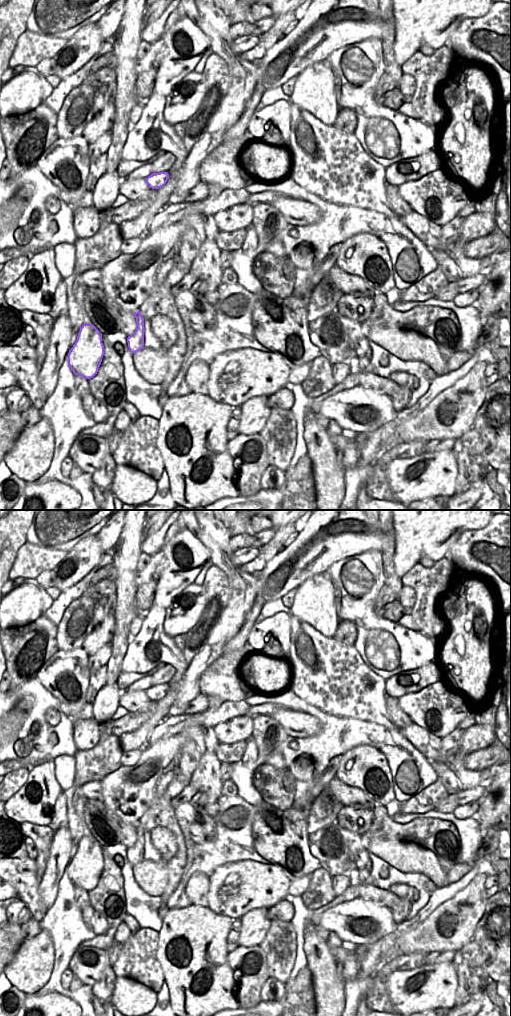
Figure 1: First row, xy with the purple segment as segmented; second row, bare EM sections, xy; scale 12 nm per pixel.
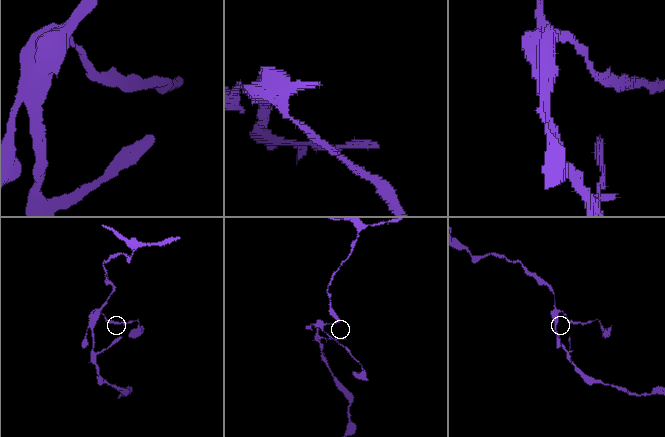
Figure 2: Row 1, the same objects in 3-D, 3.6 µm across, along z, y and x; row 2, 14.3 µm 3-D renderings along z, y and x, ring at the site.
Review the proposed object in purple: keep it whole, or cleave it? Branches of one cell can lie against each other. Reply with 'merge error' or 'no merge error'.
no merge error

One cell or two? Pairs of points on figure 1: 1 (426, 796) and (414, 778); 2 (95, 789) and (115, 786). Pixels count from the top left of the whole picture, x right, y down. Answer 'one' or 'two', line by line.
1: two
2: two

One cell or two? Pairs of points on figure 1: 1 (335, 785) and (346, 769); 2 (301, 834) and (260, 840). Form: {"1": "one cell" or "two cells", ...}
{"1": "two cells", "2": "one cell"}

